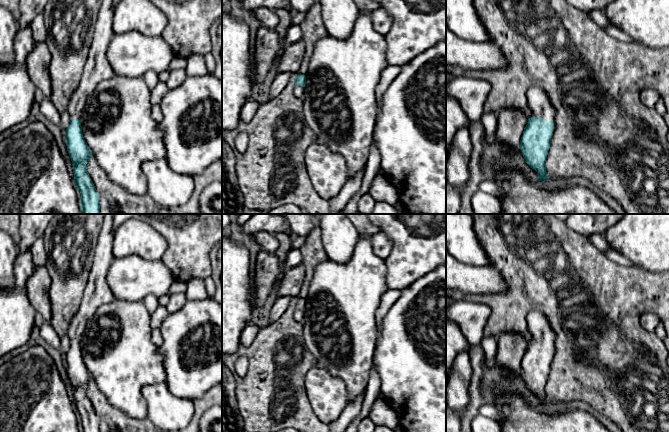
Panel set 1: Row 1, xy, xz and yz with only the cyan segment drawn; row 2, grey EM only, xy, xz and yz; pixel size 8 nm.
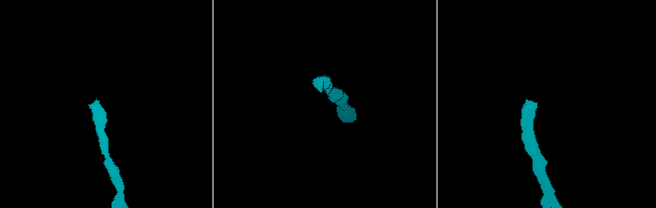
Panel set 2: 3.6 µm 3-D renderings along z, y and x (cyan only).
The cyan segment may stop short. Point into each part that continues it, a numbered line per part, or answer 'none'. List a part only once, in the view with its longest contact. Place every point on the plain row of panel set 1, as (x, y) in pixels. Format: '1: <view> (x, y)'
1: yz (538, 325)

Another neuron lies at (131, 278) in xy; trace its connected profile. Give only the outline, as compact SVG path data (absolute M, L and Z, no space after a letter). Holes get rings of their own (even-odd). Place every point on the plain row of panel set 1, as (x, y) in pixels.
M128 255L114 259L106 280L116 300L138 302L149 294L158 298L168 294L176 279L161 260L150 261L138 255Z

